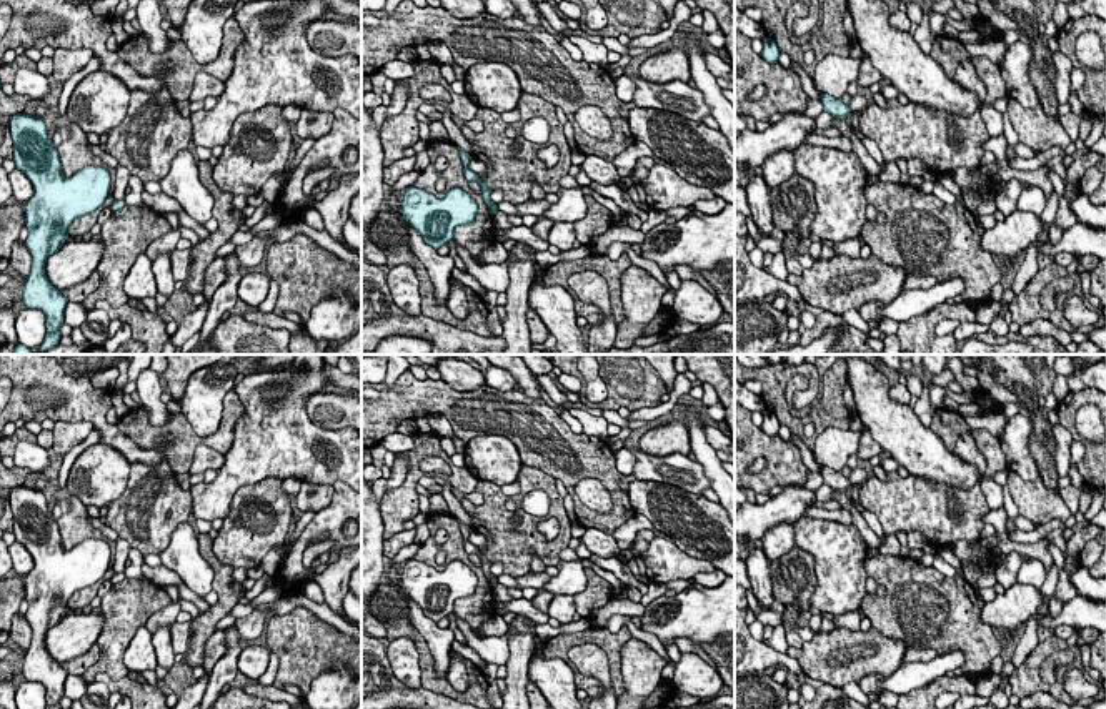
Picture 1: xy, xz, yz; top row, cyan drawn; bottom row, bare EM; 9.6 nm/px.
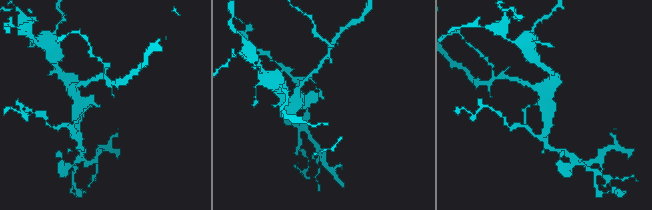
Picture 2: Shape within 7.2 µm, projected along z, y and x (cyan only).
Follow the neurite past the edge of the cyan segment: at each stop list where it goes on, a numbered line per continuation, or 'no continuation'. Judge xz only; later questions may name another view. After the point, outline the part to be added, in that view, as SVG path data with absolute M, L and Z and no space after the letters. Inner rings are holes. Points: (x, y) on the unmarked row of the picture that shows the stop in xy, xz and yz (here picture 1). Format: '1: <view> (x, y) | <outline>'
no continuation

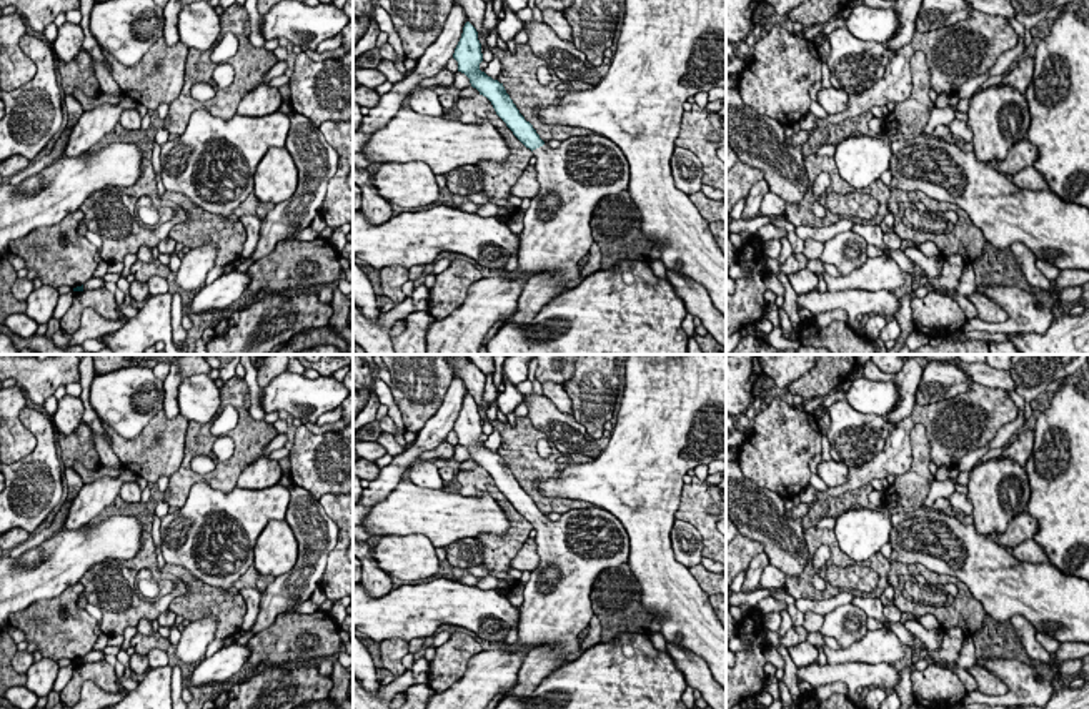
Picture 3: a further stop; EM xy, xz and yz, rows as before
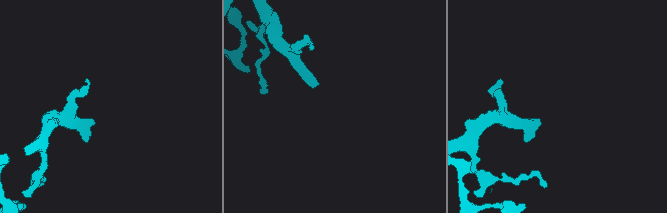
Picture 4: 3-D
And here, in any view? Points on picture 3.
1: xz (556, 606) | M598 506L571 509L558 521L543 518L533 528L540 563L523 584L518 642L533 647L556 644L563 649L563 664L568 664L581 656L578 636L594 616L593 584L603 571L628 563L629 536L614 514Z

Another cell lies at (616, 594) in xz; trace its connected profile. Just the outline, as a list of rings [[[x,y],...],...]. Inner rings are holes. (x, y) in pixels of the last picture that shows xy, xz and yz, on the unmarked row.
[[[628,563],[599,573],[591,589],[591,604],[601,622],[601,642],[623,632],[646,634],[654,621],[653,612],[641,606],[641,586]]]

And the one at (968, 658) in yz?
[[[969,636],[969,637],[964,637],[961,654],[956,664],[947,664],[944,661],[929,661],[929,666],[951,667],[962,681],[966,691],[974,692],[977,691],[977,684],[974,677],[967,672],[967,669],[976,664],[976,659],[977,657],[976,657],[974,639]]]

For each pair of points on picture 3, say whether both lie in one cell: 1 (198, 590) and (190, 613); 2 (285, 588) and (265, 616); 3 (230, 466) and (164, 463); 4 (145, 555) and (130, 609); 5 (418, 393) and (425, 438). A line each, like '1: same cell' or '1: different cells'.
1: same cell
2: same cell
3: different cells
4: same cell
5: different cells

